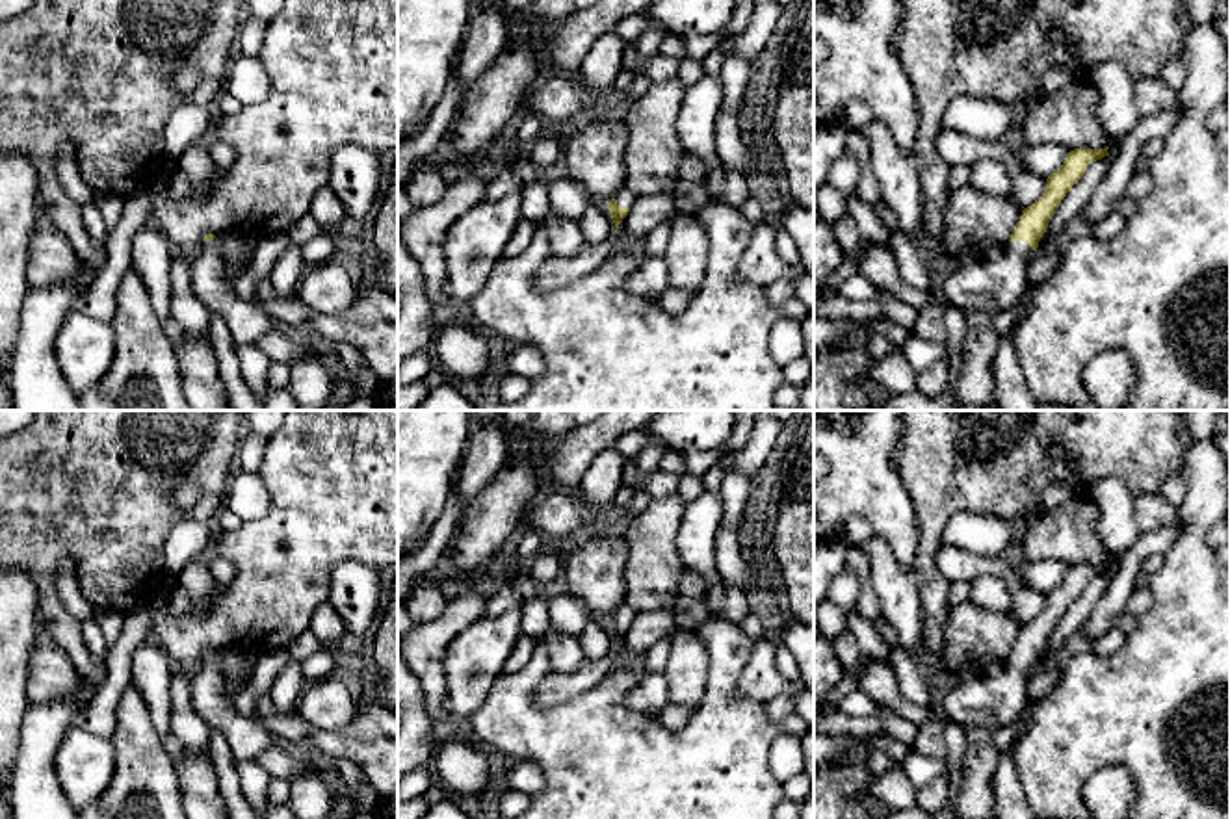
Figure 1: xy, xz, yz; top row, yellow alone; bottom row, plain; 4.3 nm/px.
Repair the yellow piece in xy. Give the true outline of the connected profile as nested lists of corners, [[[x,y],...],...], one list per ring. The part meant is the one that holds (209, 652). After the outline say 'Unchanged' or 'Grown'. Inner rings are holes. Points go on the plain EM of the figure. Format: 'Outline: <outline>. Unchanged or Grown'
Outline: [[[214,650],[203,654],[203,661],[190,670],[188,693],[193,709],[212,730],[219,730],[236,760],[256,760],[273,745],[268,728],[240,715],[227,696],[227,676],[223,674]]]. Grown

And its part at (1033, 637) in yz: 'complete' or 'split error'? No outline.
split error

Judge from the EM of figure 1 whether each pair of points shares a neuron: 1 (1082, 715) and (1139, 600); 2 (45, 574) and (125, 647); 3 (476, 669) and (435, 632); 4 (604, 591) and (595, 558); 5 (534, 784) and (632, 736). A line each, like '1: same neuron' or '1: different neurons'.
1: different neurons
2: different neurons
3: different neurons
4: same neuron
5: different neurons

